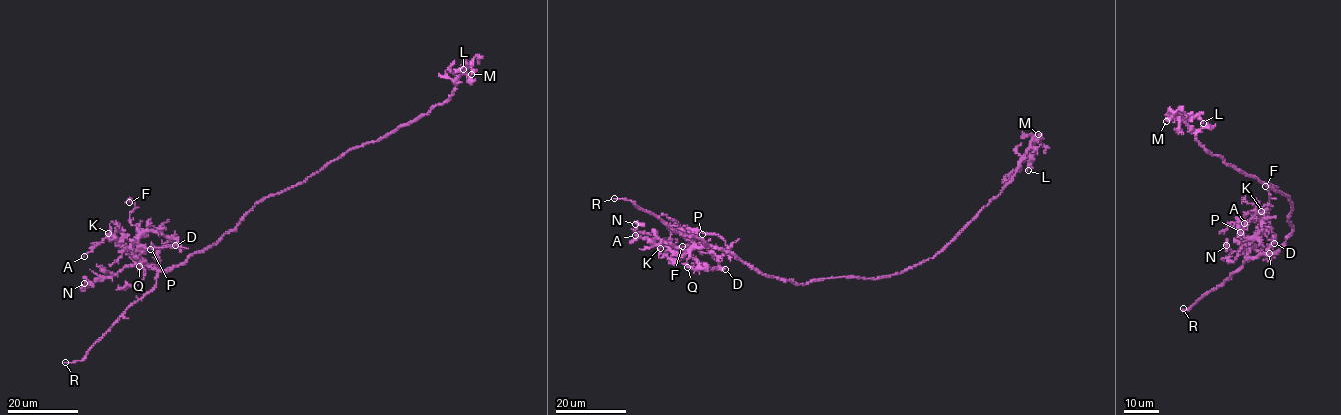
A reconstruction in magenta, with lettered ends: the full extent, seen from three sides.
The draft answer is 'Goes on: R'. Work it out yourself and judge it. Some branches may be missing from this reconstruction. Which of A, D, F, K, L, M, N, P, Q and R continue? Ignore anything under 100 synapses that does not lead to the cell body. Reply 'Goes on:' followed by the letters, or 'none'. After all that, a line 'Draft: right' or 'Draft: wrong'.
Goes on: R
Draft: right

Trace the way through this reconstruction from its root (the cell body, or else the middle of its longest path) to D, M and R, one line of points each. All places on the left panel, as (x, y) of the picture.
D: (293, 187), (264, 197), (232, 230), (177, 266), (141, 266), (155, 268), (161, 249), (175, 245)
M: (293, 187), (352, 149), (377, 141), (426, 114), (449, 99), (455, 79), (469, 67), (474, 70), (471, 74)
R: (293, 187), (264, 197), (216, 243), (160, 271), (151, 291), (134, 301), (82, 360), (65, 362)

